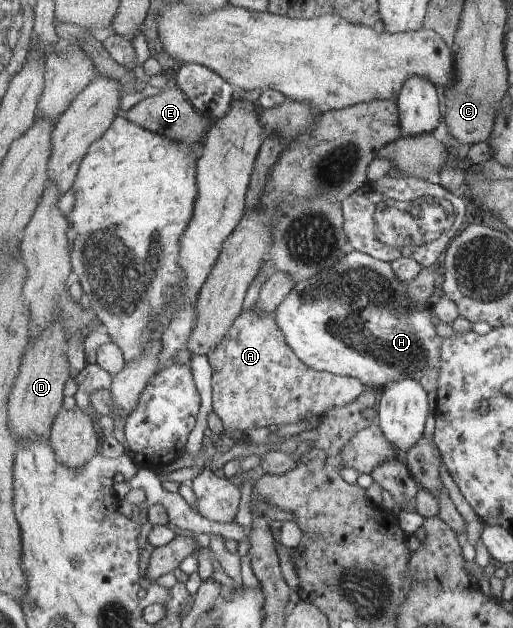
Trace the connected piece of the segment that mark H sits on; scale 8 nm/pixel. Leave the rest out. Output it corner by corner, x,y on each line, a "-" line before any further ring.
352,250
331,270
323,270
316,277
297,283
275,313
277,326
297,357
309,368
356,377
362,379
367,388
373,386
381,392
391,382
415,378
425,386
425,390
433,392
438,390
440,382
441,342
444,338
437,332
432,308
417,308
409,298
407,284
397,278
391,262

